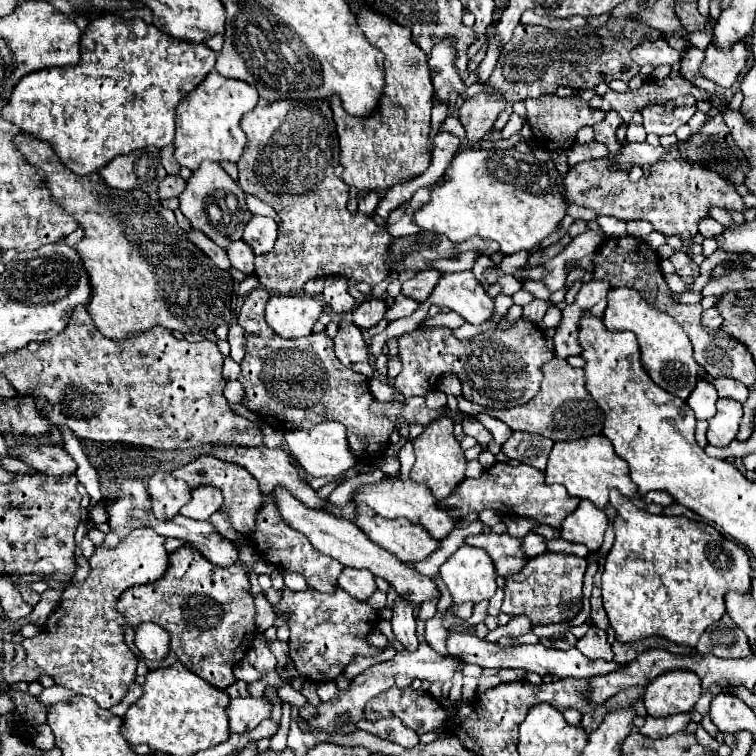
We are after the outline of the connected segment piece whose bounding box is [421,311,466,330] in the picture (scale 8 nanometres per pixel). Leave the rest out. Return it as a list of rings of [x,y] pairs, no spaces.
[[[450,311],[448,313],[440,312],[436,316],[431,318],[425,318],[421,325],[428,326],[440,326],[445,325],[450,329],[456,329],[461,327],[464,323],[466,323],[465,319],[462,318],[458,313],[454,311]]]

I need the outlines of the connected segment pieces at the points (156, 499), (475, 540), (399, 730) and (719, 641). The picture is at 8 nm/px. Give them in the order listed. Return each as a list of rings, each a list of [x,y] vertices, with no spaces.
[[[158,473],[148,483],[152,513],[160,519],[174,517],[182,505],[190,499],[190,487],[182,479],[174,479],[170,473]]]
[[[478,533],[466,537],[466,545],[474,545],[484,549],[498,571],[498,575],[508,577],[510,573],[518,573],[522,565],[528,561],[528,557],[520,549],[522,539],[512,539],[510,535],[496,535],[496,533]]]
[[[392,717],[392,719],[378,719],[378,721],[368,721],[368,719],[360,719],[356,723],[358,729],[364,729],[364,731],[370,731],[374,735],[378,735],[380,739],[390,739],[392,743],[398,743],[406,749],[418,745],[418,735],[406,727],[402,723],[402,719],[398,717]]]
[[[728,613],[722,615],[722,621],[710,625],[696,643],[696,651],[702,655],[716,655],[722,659],[742,659],[750,655],[746,635],[734,625]]]

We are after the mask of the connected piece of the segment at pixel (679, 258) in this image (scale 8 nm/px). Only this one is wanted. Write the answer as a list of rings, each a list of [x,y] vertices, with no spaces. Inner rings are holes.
[[[680,251],[680,253],[672,253],[672,265],[676,267],[678,275],[690,275],[690,277],[698,277],[698,265],[690,259],[688,253]]]

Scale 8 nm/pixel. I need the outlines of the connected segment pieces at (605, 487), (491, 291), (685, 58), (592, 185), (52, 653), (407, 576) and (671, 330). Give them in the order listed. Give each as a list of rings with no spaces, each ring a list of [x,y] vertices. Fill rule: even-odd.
[[[592,435],[592,437],[582,437],[576,441],[556,441],[546,463],[546,485],[560,483],[568,489],[572,497],[588,499],[592,501],[598,509],[604,509],[608,503],[608,491],[618,489],[622,495],[628,499],[640,497],[636,485],[632,483],[628,475],[628,465],[616,457],[612,443],[604,435]]]
[[[488,255],[478,257],[478,261],[474,263],[472,273],[476,275],[476,279],[480,281],[480,285],[484,287],[484,291],[490,297],[496,297],[498,293],[514,295],[522,287],[522,283],[516,277],[506,275]]]
[[[688,45],[688,47],[684,49],[682,59],[680,59],[680,75],[682,75],[686,81],[690,81],[694,87],[704,89],[704,91],[708,91],[710,95],[714,95],[714,93],[716,93],[716,85],[700,73],[700,61],[702,61],[704,57],[704,51],[700,51],[700,49],[694,47],[694,45]]]
[[[674,157],[654,163],[650,167],[650,175],[642,177],[638,183],[630,183],[628,173],[610,173],[604,165],[606,159],[584,161],[570,167],[564,175],[564,201],[568,205],[582,205],[594,209],[598,215],[612,215],[622,221],[644,219],[652,223],[654,231],[682,239],[690,239],[698,233],[698,221],[708,217],[710,207],[744,209],[736,187],[724,177],[718,177],[708,169],[692,169],[690,165],[682,165],[682,161],[674,161]]]
[[[138,529],[112,549],[96,545],[94,555],[90,557],[92,571],[88,579],[64,589],[62,601],[44,623],[44,633],[22,641],[22,647],[26,649],[26,663],[16,667],[10,663],[2,665],[4,681],[36,681],[40,675],[38,671],[42,671],[54,681],[64,681],[58,685],[74,691],[76,695],[92,697],[104,709],[116,705],[134,681],[138,663],[124,643],[124,619],[116,615],[116,601],[128,587],[152,583],[164,575],[168,569],[168,551],[164,549],[164,541],[166,539],[156,535],[152,529]]]
[[[276,487],[272,493],[268,493],[268,497],[270,497],[272,503],[278,507],[278,513],[280,513],[282,521],[284,521],[288,527],[292,527],[292,529],[302,531],[318,551],[322,551],[322,553],[334,557],[336,561],[340,561],[340,563],[346,565],[346,567],[368,569],[372,575],[386,579],[386,581],[396,589],[396,593],[398,593],[404,601],[410,601],[410,603],[414,603],[414,605],[424,603],[424,601],[428,601],[428,599],[432,599],[432,597],[438,597],[436,585],[432,583],[430,577],[420,575],[416,569],[410,569],[406,563],[398,561],[398,557],[394,557],[392,553],[388,553],[388,551],[382,549],[380,545],[372,543],[372,541],[366,537],[366,533],[364,533],[358,525],[354,525],[352,521],[348,521],[348,519],[344,519],[344,517],[336,517],[336,515],[332,515],[332,513],[324,511],[324,509],[308,507],[308,505],[304,505],[302,501],[298,501],[298,499],[296,499],[290,491],[286,491],[284,487]]]
[[[618,287],[610,289],[608,293],[608,307],[604,311],[604,321],[608,329],[630,329],[636,333],[640,351],[642,351],[642,365],[650,373],[652,381],[666,389],[668,393],[680,397],[682,401],[688,399],[692,393],[696,381],[698,381],[698,363],[692,357],[692,343],[684,329],[670,319],[666,313],[660,313],[658,309],[650,307],[636,289],[628,287]]]

